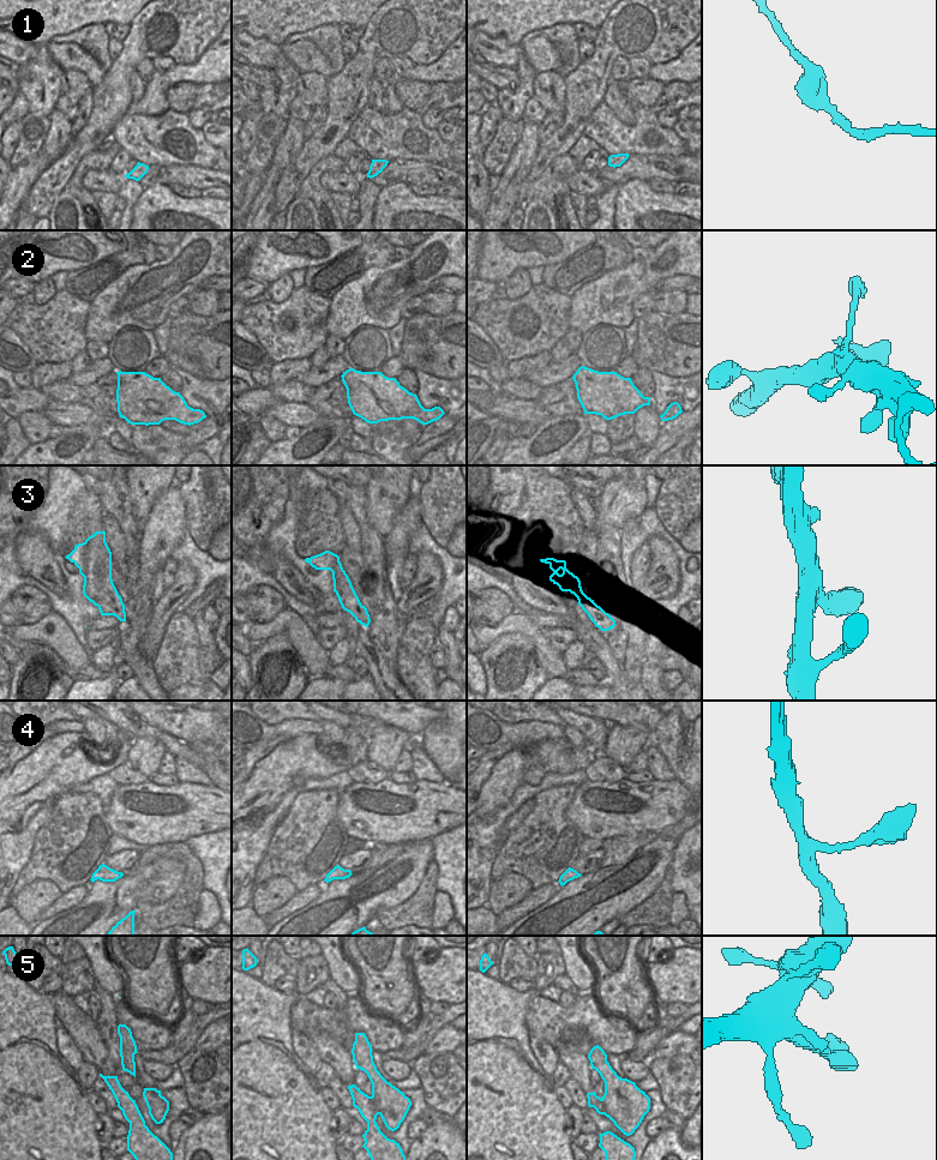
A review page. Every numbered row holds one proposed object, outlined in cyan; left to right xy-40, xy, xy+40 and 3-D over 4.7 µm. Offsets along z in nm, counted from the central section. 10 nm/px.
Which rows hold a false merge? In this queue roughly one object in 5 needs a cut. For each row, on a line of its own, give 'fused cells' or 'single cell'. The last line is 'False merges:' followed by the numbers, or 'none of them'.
1: single cell
2: single cell
3: single cell
4: single cell
5: single cell
False merges: none of them

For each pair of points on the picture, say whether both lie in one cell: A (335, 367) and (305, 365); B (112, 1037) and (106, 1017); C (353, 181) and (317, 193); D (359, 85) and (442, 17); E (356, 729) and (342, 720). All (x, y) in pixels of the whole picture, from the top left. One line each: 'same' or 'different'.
A: different
B: same
C: different
D: same
E: same

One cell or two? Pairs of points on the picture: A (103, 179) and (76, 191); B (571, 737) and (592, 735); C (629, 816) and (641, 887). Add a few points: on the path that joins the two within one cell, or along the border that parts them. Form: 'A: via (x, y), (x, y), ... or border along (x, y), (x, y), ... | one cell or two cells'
A: border along (108, 170), (89, 170), (80, 184) | two cells
B: border along (565, 723), (575, 727), (587, 743) | two cells
C: border along (660, 831), (617, 835), (605, 842) | two cells

